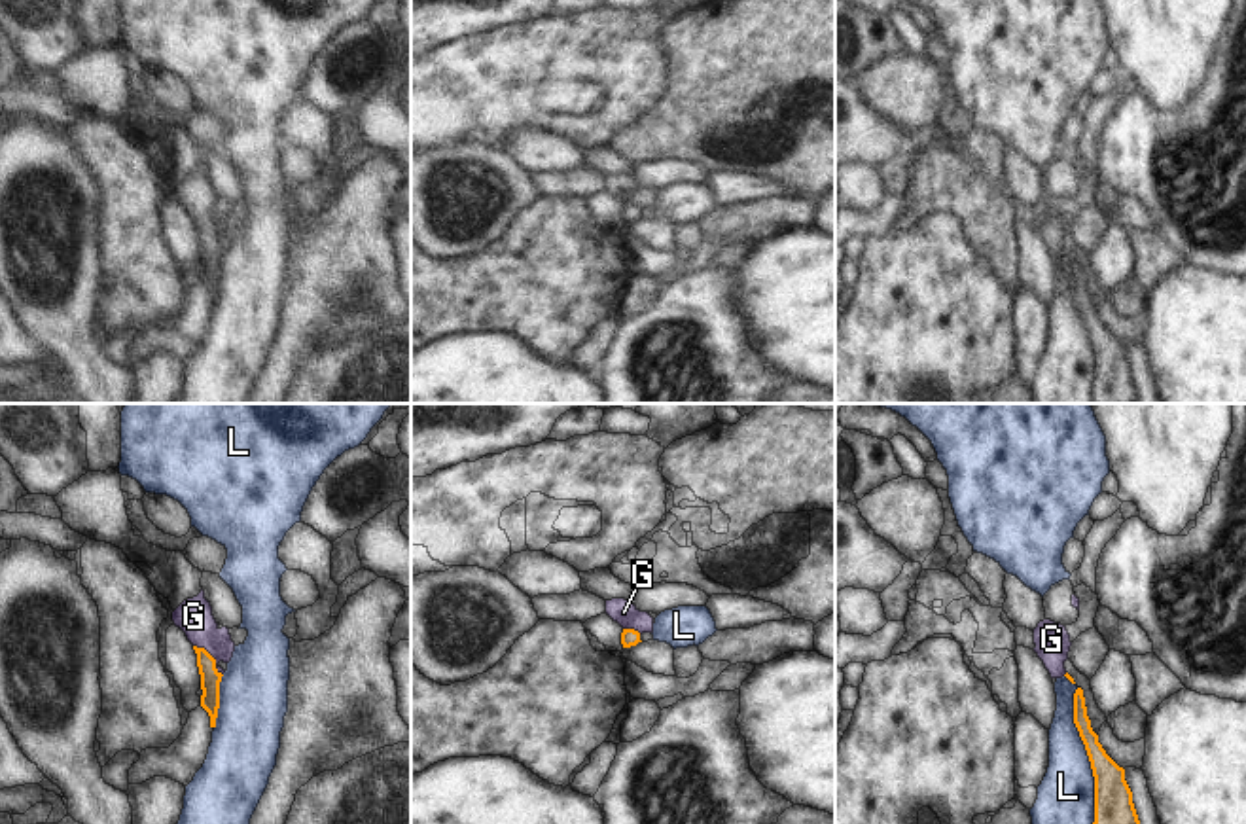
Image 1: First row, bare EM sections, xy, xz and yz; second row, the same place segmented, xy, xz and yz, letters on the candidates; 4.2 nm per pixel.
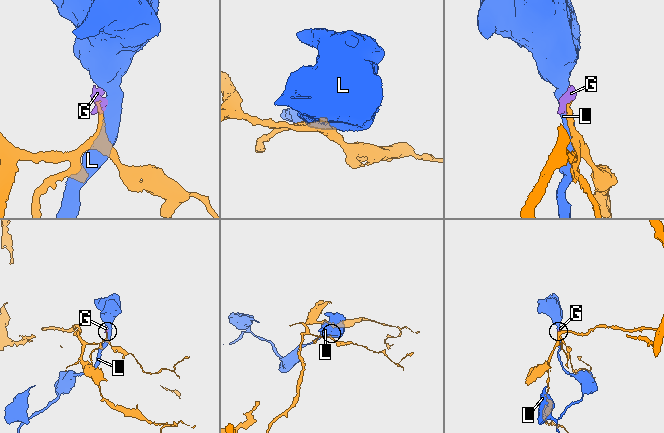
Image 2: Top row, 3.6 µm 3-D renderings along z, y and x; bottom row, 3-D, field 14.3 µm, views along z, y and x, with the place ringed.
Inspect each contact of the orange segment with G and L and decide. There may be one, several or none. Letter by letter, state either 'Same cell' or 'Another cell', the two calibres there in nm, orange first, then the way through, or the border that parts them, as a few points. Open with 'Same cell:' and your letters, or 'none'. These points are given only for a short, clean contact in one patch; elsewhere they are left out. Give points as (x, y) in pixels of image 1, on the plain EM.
Same cell: G
G: Same cell. Thickness 90 nm (orange) against 160 nm. Path across: xy (211, 254), (213, 233), (211, 220), (194, 192)
L: Another cell. Thickness 180 nm (orange) against 260 nm

